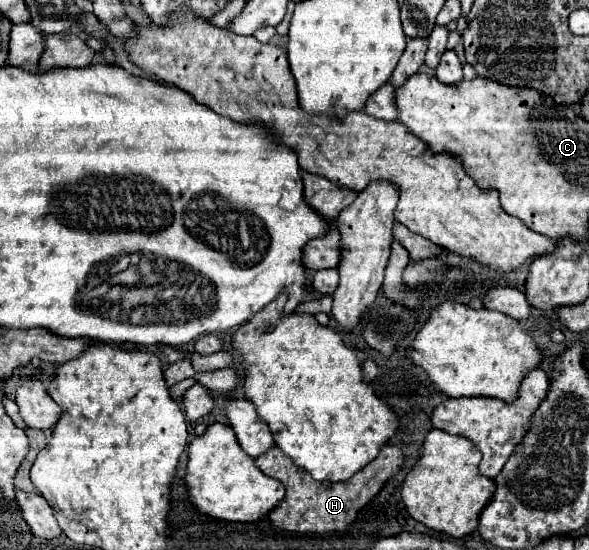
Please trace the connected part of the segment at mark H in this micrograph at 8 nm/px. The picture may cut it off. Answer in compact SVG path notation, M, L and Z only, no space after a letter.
M384 444L380 448L380 454L362 468L362 472L358 470L348 482L336 484L318 484L318 482L306 482L306 472L296 470L296 466L290 462L290 458L286 458L282 454L282 450L278 446L272 446L268 452L260 454L256 460L256 466L270 476L282 476L282 484L286 486L286 496L284 500L270 510L268 520L270 524L274 524L280 530L288 530L288 532L300 532L300 534L324 534L324 532L336 532L336 530L344 530L358 514L360 508L364 508L376 494L378 490L384 486L384 482L398 472L398 468L402 466L402 452L392 446L392 444Z

